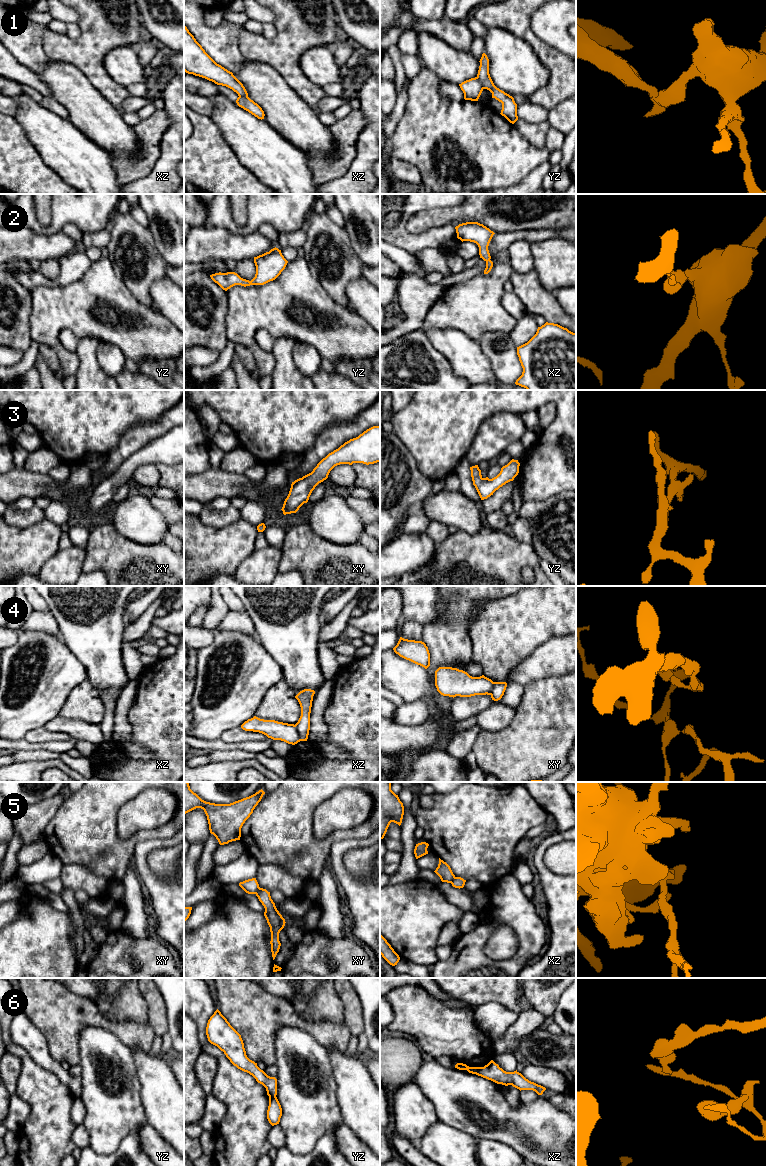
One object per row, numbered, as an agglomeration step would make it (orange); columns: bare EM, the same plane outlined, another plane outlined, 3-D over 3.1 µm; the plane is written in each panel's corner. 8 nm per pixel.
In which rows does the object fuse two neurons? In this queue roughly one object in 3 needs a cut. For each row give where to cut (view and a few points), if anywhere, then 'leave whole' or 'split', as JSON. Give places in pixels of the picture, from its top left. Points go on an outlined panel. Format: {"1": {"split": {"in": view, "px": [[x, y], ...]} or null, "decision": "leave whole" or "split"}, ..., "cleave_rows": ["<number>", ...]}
{"1": {"split": {"in": "yz", "px": [[476, 77], [484, 88]]}, "decision": "split"}, "2": {"split": null, "decision": "leave whole"}, "3": {"split": null, "decision": "leave whole"}, "4": {"split": {"in": "xz", "px": [[295, 724], [301, 740]]}, "decision": "split"}, "5": {"split": {"in": "xy", "px": [[259, 887], [255, 893]]}, "decision": "split"}, "6": {"split": {"in": "yz", "px": [[269, 1096], [275, 1097]]}, "decision": "split"}, "cleave_rows": ["1", "4", "5", "6"]}

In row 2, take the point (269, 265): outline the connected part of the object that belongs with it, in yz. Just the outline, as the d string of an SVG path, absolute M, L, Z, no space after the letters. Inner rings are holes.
M275 247L269 252L254 257L254 263L256 266L256 274L251 281L241 278L235 272L219 272L210 275L210 277L225 291L235 285L244 287L250 285L264 285L275 280L285 269L288 261L282 255L281 250Z

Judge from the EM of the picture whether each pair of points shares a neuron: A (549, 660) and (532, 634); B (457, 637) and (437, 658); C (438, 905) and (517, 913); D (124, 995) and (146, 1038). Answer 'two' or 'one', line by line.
A: two
B: one
C: two
D: two

